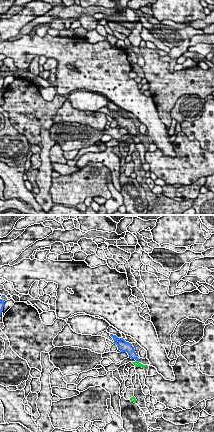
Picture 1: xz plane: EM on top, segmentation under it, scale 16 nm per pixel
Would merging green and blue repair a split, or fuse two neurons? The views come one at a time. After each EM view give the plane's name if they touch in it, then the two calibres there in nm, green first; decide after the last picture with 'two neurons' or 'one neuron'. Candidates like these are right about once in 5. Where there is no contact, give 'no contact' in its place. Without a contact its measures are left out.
xz | 90/140 nm

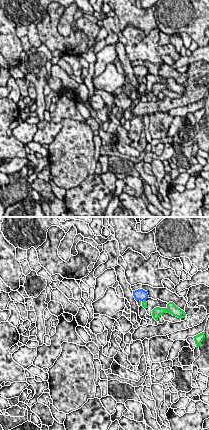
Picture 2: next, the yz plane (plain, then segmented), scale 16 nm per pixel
yz | 90/190 nm

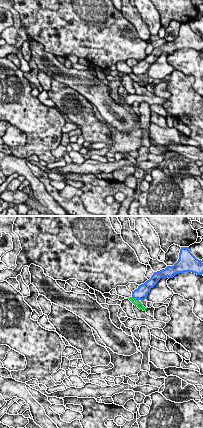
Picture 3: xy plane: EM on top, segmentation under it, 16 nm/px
xy | 100/200 nm

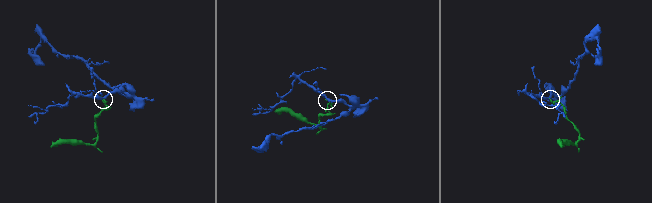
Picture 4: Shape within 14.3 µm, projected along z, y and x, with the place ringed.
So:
two neurons

